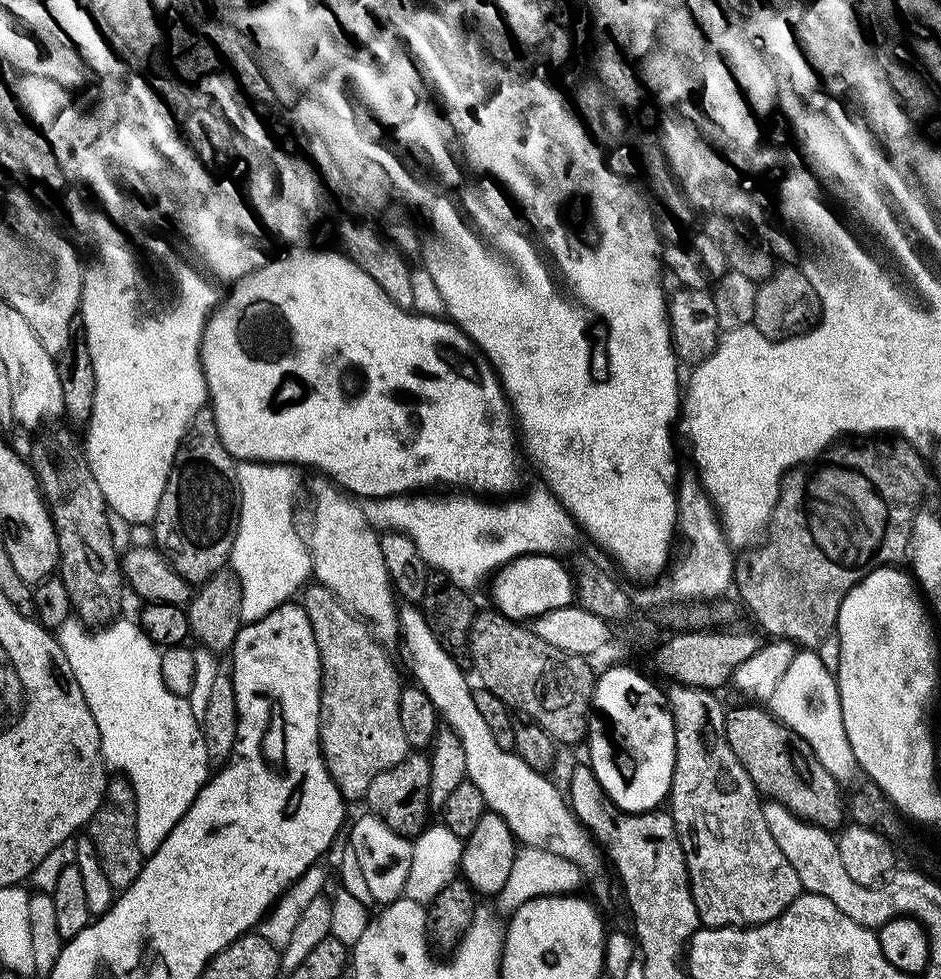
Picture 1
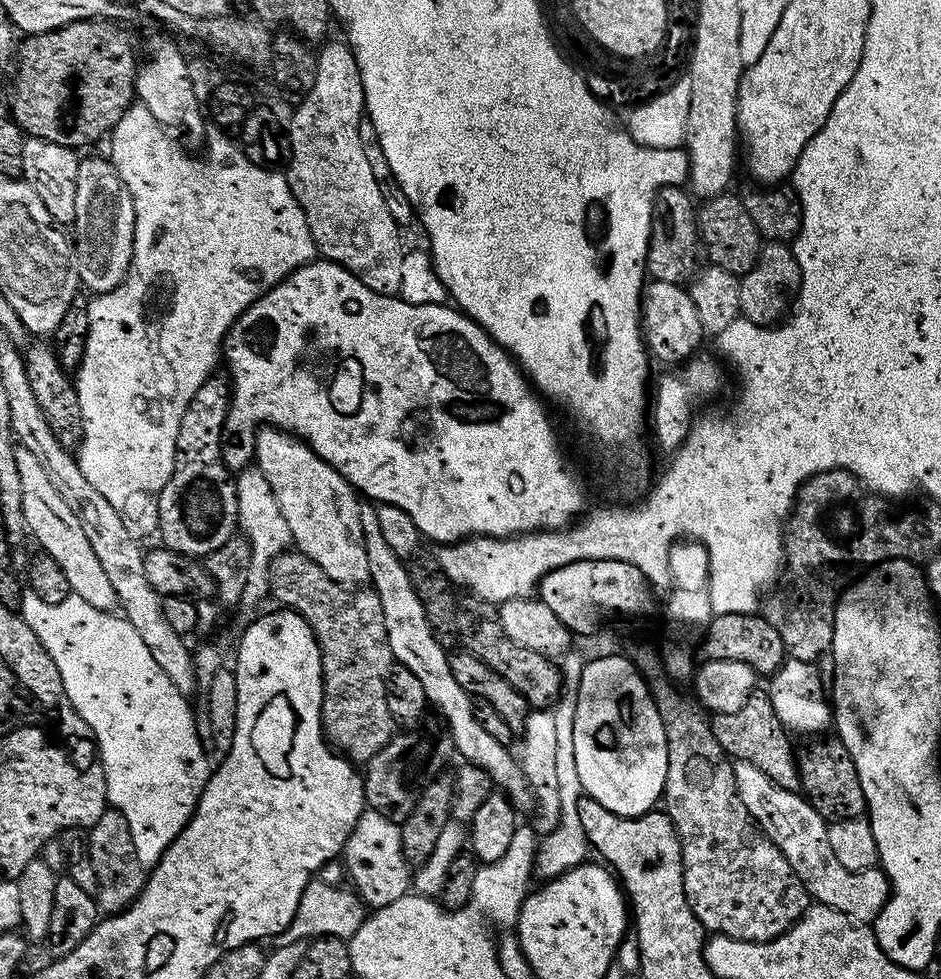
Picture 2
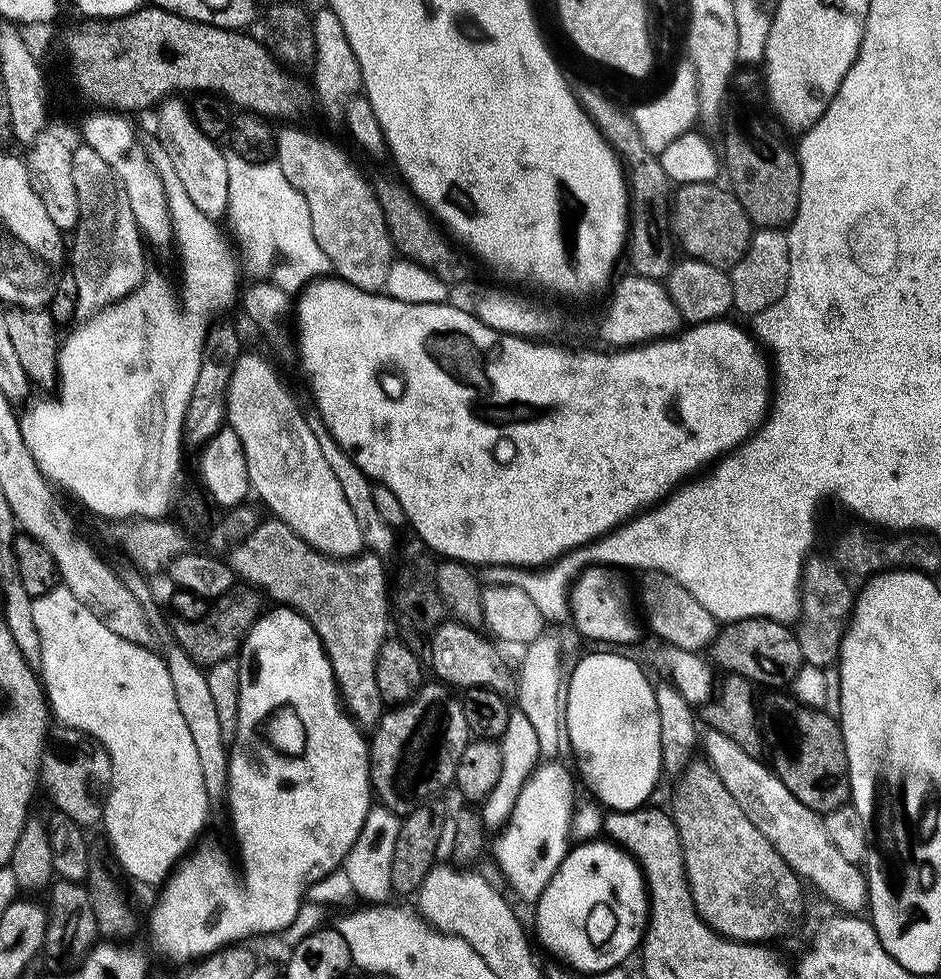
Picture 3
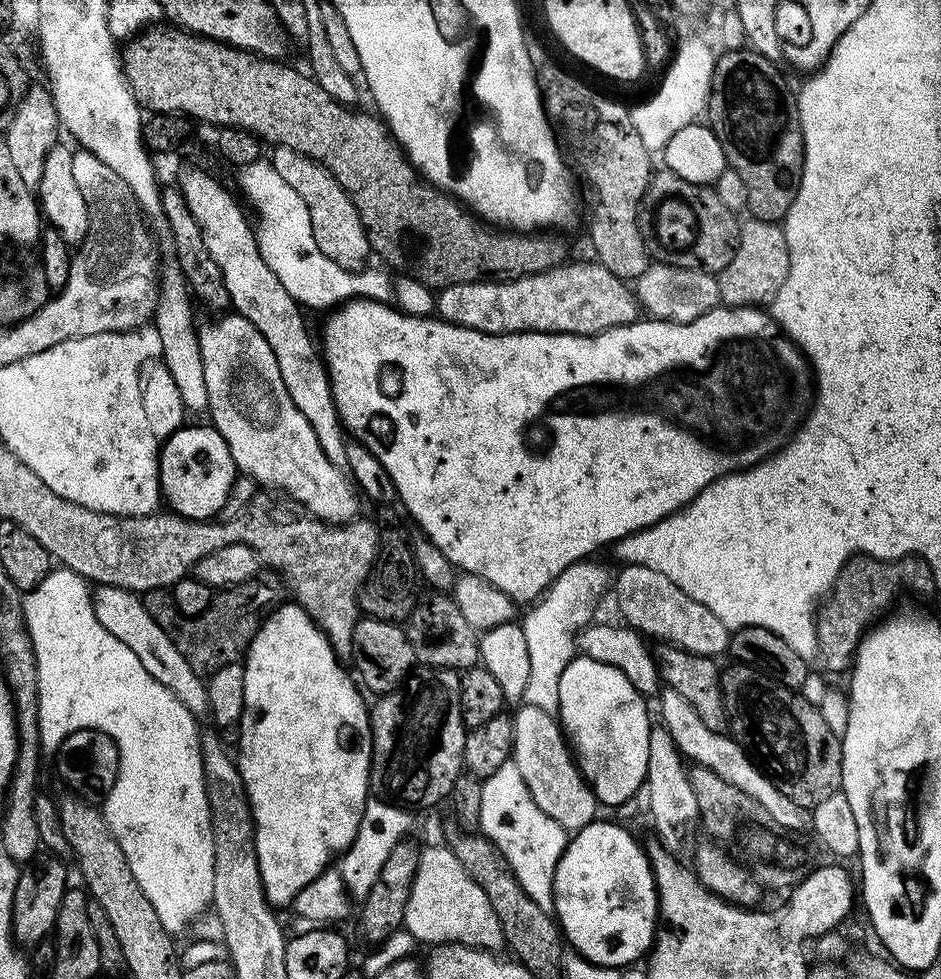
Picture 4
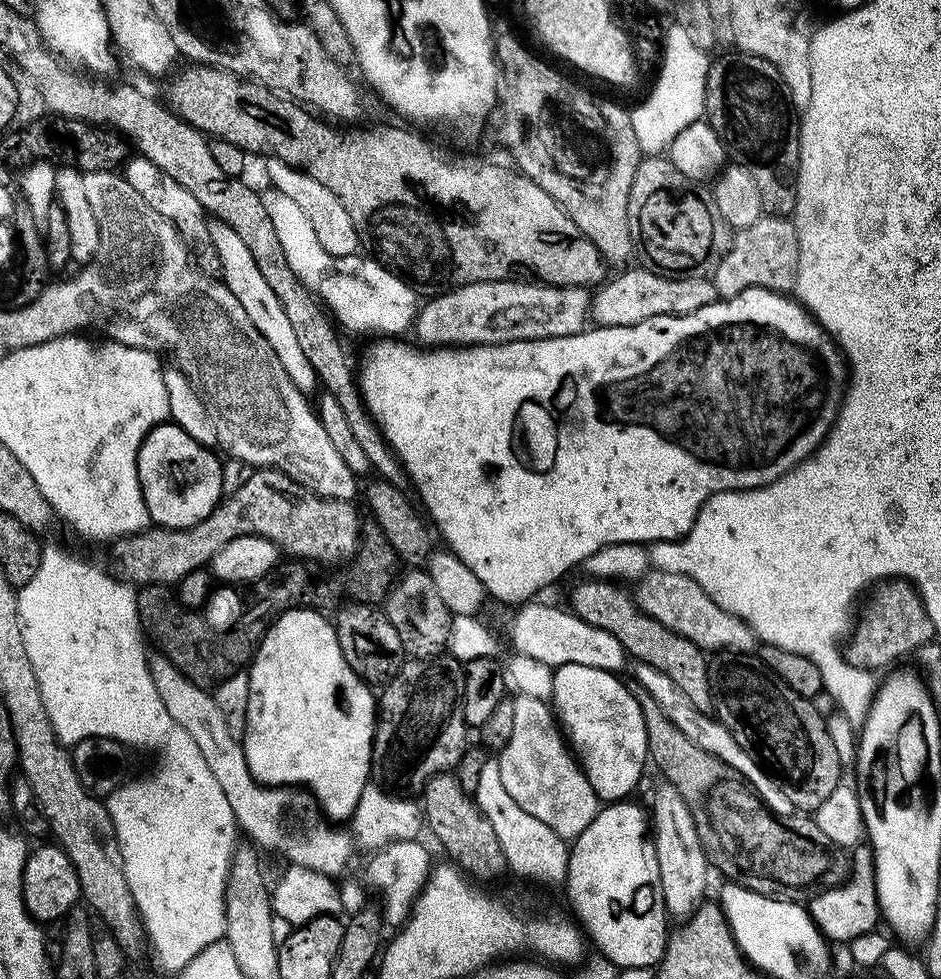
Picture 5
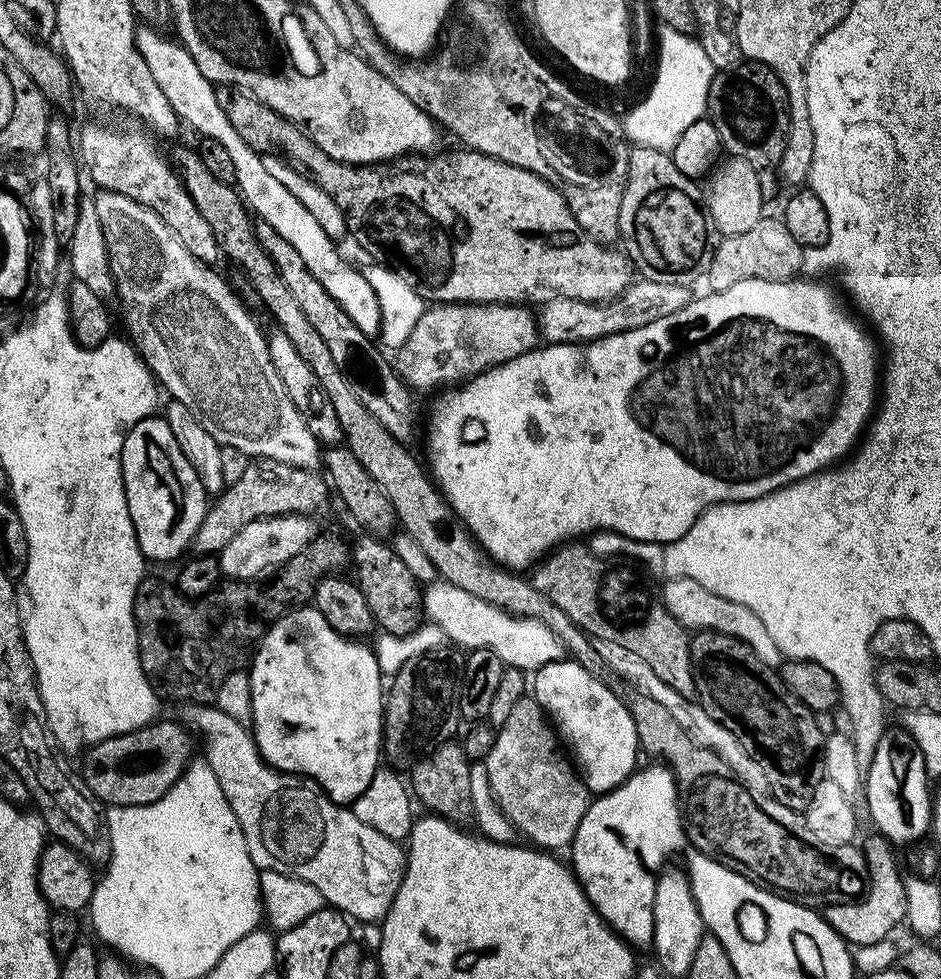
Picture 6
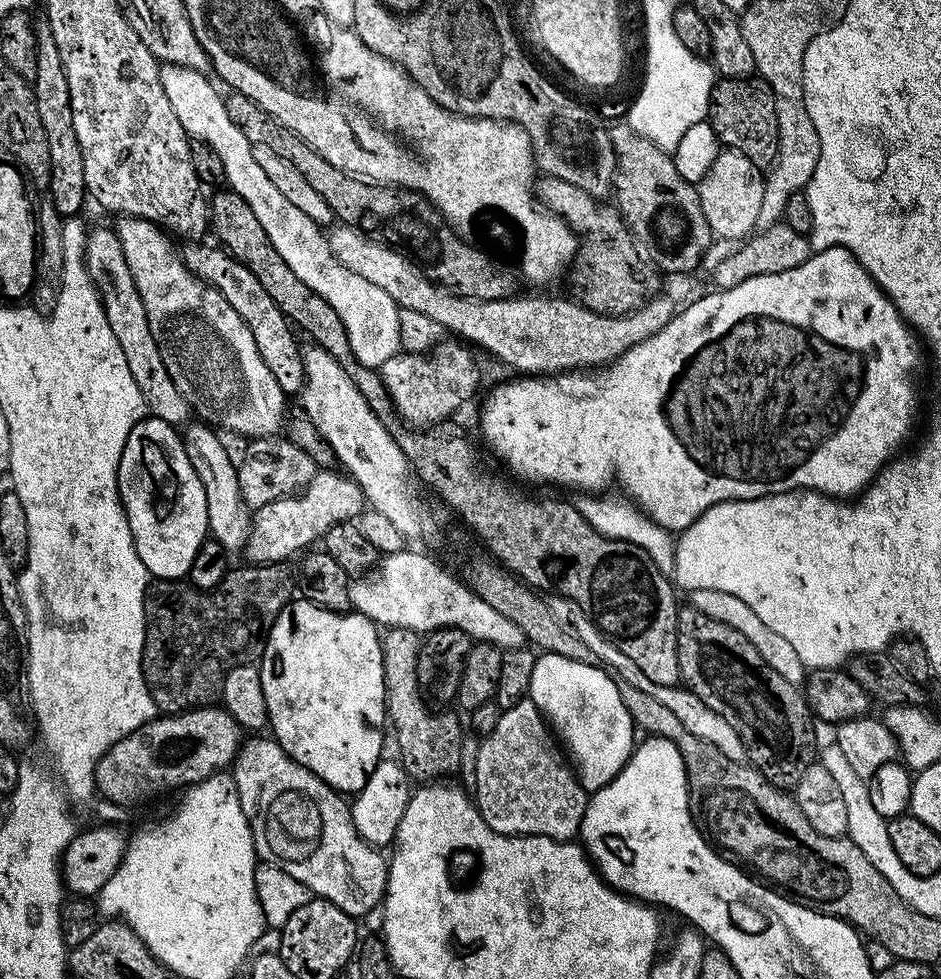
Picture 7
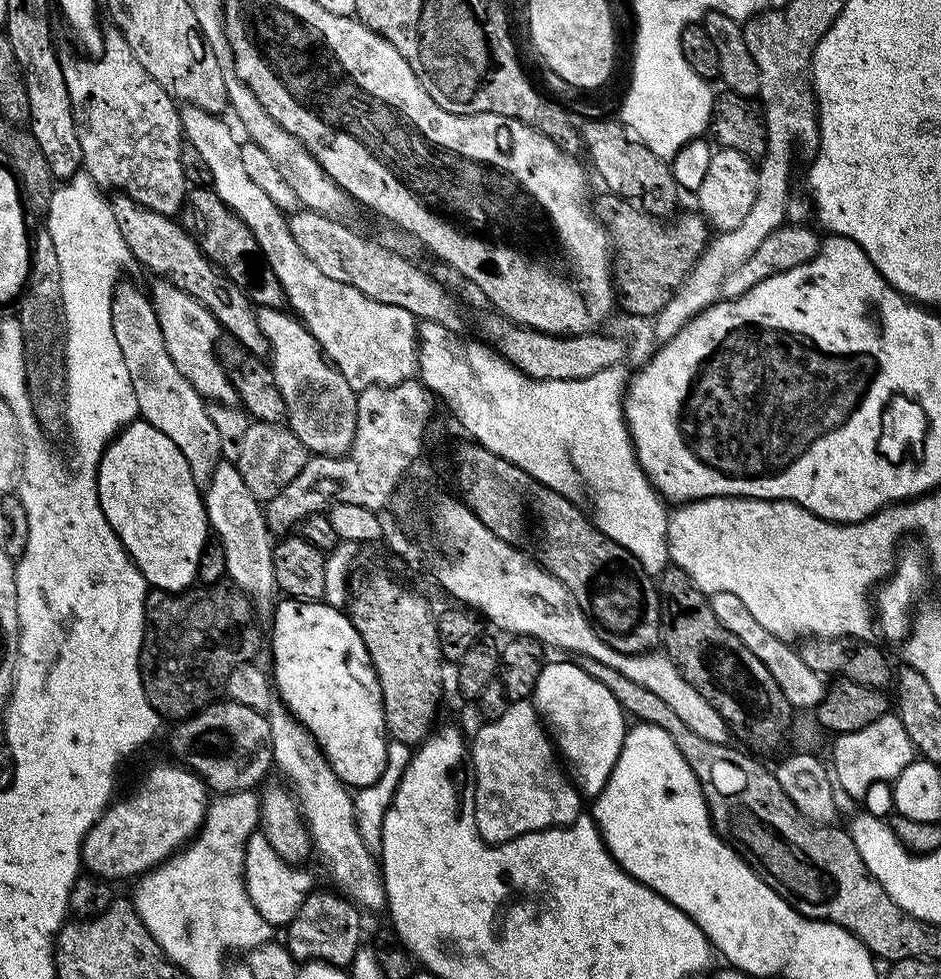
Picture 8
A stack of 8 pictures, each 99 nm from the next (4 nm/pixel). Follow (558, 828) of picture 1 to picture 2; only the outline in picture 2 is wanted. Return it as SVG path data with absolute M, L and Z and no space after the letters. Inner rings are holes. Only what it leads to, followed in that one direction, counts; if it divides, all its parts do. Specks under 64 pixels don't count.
M361 503L360 521L366 546L368 574L382 602L386 638L390 642L393 661L399 667L410 670L410 674L414 674L422 682L428 704L432 708L436 707L448 723L445 725L447 732L452 735L453 749L457 753L461 752L467 763L476 764L482 770L486 770L490 774L493 785L503 792L517 809L533 807L534 797L521 761L513 753L512 757L506 745L498 742L498 738L490 738L490 734L482 730L482 722L478 722L472 709L473 697L458 684L454 674L451 673L449 653L444 653L444 648L440 645L443 643L433 633L430 622L426 618L426 610L408 576L405 561L398 554L394 554L394 550L390 550L389 543L382 538L375 503Z

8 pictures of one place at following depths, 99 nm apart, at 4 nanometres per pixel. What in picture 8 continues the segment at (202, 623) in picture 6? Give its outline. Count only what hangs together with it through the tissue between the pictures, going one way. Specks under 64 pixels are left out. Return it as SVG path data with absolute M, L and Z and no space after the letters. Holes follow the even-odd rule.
M193 586L183 592L161 592L159 590L149 591L144 603L144 648L140 651L140 677L146 698L150 706L165 721L179 722L195 716L197 712L207 708L210 704L215 704L225 695L224 682L230 678L230 673L234 671L234 666L242 666L255 661L256 651L260 648L260 632L256 629L256 616L252 613L254 604L249 597L245 596L239 588L235 586Z

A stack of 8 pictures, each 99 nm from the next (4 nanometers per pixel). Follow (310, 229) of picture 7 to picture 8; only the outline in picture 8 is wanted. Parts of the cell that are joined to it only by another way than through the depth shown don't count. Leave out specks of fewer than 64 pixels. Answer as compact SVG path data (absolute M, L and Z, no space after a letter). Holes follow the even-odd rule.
M224 151L209 152L204 157L212 171L211 187L254 234L267 267L274 270L282 286L287 307L319 342L320 351L356 386L387 386L413 379L419 366L416 317L398 306L371 300L356 288L322 274L296 244L278 205L246 174L239 151Z

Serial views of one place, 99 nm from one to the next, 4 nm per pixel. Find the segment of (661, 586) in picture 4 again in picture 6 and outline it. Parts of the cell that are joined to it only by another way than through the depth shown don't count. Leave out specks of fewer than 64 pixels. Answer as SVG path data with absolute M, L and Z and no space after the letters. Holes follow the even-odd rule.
M673 576L665 581L664 592L662 591L664 608L670 610L670 614L674 614L674 618L678 618L682 627L689 630L721 632L736 636L743 644L749 644L752 647L752 652L763 664L779 669L782 655L778 645L770 638L762 618L758 618L758 614L754 614L754 610L742 606L742 602L730 602L730 598L722 598L718 594L714 594L714 590L706 590L706 586L694 582L694 578Z

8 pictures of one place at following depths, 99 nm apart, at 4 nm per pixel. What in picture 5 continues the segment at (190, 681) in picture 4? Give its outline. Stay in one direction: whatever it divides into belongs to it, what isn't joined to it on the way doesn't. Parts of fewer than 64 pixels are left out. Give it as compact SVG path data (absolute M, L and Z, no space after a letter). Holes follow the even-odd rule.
M163 654L153 655L148 661L148 669L154 678L154 686L158 686L158 698L162 698L162 706L166 706L170 718L174 718L174 722L180 728L185 728L194 741L198 742L203 757L206 758L214 777L218 778L218 783L222 786L222 794L226 794L226 802L230 802L230 810L234 810L234 818L239 829L243 833L245 831L253 840L249 841L257 849L265 848L266 851L288 860L284 862L289 865L297 864L303 868L318 870L333 878L343 877L343 872L347 870L348 863L352 860L353 837L347 831L344 833L340 829L343 827L330 826L330 821L320 809L315 796L299 786L265 786L258 783L250 774L250 766L244 757L244 745L232 733L230 726L226 726L226 718L222 718L222 710L218 710L215 695L209 689L200 688L194 682L190 682L190 678L183 676Z

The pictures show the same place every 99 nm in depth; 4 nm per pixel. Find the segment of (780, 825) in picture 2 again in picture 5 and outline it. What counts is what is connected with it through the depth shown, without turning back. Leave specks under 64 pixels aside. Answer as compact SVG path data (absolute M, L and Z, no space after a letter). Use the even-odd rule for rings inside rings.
M637 663L635 667L637 680L635 683L647 690L650 698L654 698L654 702L658 702L658 706L662 706L666 718L670 718L670 722L674 722L674 726L678 726L678 730L682 730L682 734L686 734L686 738L690 738L690 742L702 746L702 750L714 754L714 758L718 758L729 764L734 770L738 770L738 774L744 776L745 780L752 785L756 795L772 809L775 815L787 816L793 811L790 798L786 798L784 791L776 785L776 781L764 771L754 757L746 754L746 750L742 750L742 746L738 746L734 734L730 734L730 730L726 730L726 726L721 724L715 715L700 712L698 706L694 706L694 702L690 702L690 698L686 698L686 694L682 694L682 690L678 690L678 686L674 686L674 682L670 682L670 678L666 678L666 674L662 674L662 670L654 670L654 666L641 663Z

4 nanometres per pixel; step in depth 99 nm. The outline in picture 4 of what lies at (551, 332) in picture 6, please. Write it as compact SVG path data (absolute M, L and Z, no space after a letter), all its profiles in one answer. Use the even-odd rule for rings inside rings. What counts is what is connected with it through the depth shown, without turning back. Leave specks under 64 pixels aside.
M649 263L648 269L634 282L634 291L641 309L649 317L673 320L679 324L694 322L694 318L702 318L702 314L721 307L719 279L713 273L695 266Z

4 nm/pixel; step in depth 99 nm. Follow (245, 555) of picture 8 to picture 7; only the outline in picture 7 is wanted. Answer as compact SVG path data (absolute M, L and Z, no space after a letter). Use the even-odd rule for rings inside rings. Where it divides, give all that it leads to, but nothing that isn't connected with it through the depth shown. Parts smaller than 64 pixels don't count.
M203 422L195 423L189 423L183 429L182 439L186 454L190 458L190 466L194 466L194 474L198 474L202 490L206 490L208 531L211 539L217 540L222 547L228 549L229 553L236 554L243 549L248 535L252 533L253 513L244 503L238 482L238 469L234 466L234 462L230 462L226 450L222 450L219 435L209 425Z

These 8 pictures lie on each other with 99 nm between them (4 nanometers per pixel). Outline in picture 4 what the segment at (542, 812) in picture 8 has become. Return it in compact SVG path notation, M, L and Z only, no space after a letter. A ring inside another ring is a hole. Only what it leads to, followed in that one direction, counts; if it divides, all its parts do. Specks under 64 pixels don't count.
M530 703L515 709L512 759L516 761L518 771L522 774L538 808L561 827L567 830L579 830L597 819L596 793L580 771L566 743L565 733L553 713L538 710L538 706Z

